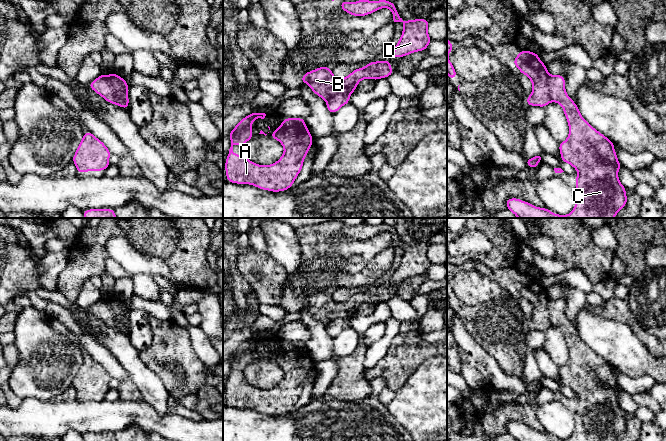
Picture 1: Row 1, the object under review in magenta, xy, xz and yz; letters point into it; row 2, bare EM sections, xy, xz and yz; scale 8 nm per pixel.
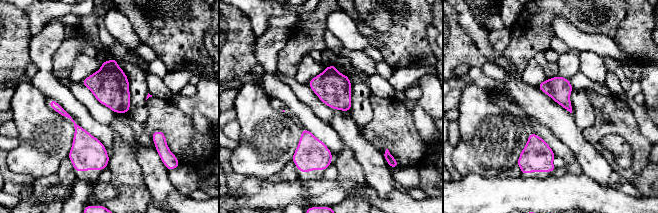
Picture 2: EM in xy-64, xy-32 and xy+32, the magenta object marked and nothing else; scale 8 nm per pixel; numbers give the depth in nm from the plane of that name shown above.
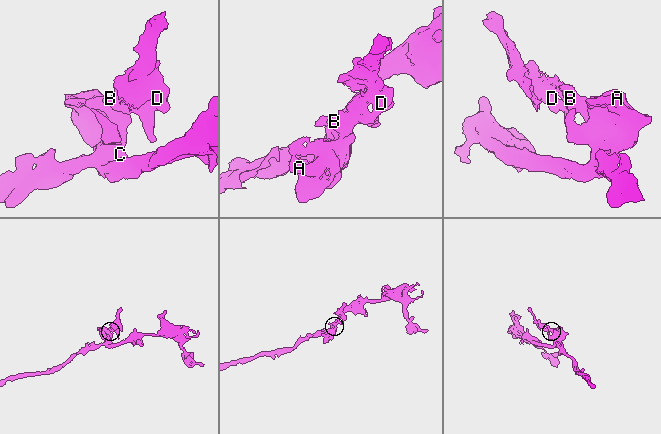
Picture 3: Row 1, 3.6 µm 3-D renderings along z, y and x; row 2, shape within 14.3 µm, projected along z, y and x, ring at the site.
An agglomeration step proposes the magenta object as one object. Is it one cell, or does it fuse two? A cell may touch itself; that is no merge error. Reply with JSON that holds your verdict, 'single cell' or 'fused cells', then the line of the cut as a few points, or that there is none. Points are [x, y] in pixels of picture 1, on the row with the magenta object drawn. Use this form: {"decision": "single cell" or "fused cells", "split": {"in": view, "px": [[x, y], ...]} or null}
{"decision": "fused cells", "split": {"in": "xy", "px": [[112, 76], [111, 83], [114, 94], [120, 99]]}}

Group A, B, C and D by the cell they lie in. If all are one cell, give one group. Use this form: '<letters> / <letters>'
A C / B D

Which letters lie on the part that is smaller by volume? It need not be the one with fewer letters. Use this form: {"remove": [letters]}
{"remove": ["B", "D"]}

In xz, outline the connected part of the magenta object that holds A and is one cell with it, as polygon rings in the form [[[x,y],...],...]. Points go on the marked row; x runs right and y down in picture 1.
[[[251,112],[228,134],[231,147],[225,161],[227,182],[253,185],[271,192],[286,191],[292,187],[301,172],[304,159],[313,144],[313,137],[304,118],[285,118],[271,133],[271,137],[279,141],[284,148],[278,161],[270,165],[258,165],[246,155],[236,155],[233,145],[243,147],[255,137],[251,125],[255,119],[264,119],[265,116],[265,113]]]

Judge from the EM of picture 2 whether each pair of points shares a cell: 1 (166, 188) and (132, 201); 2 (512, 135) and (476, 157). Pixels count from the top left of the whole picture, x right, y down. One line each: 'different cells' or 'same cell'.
1: different cells
2: same cell

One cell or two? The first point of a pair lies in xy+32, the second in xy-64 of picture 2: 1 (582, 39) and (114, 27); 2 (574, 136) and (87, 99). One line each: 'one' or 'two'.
1: one
2: two

